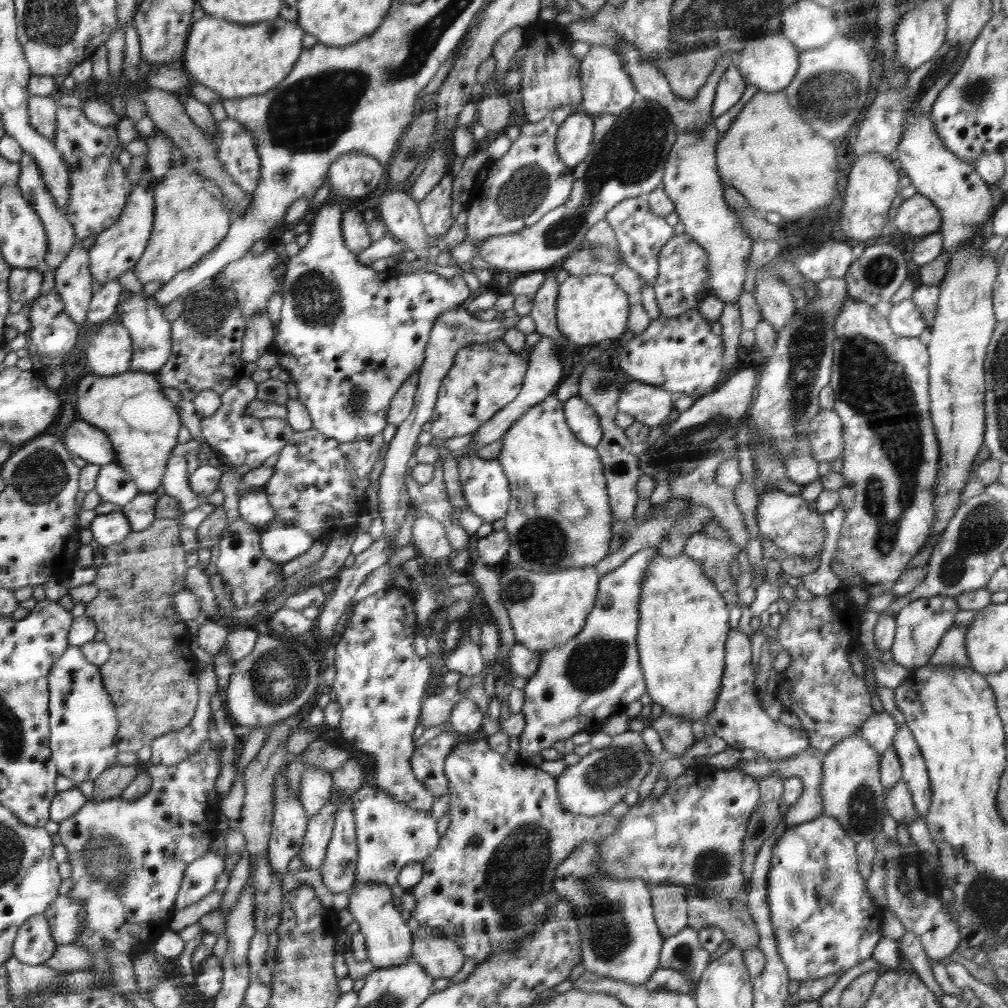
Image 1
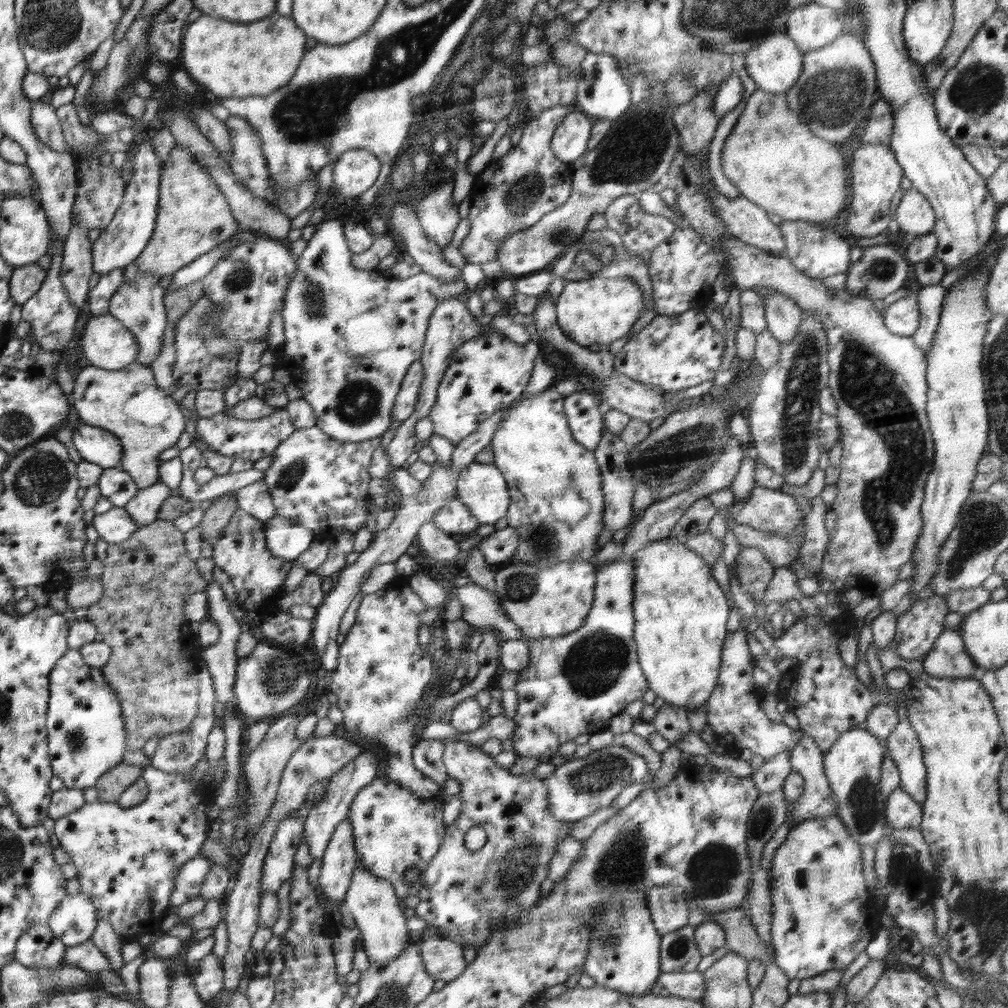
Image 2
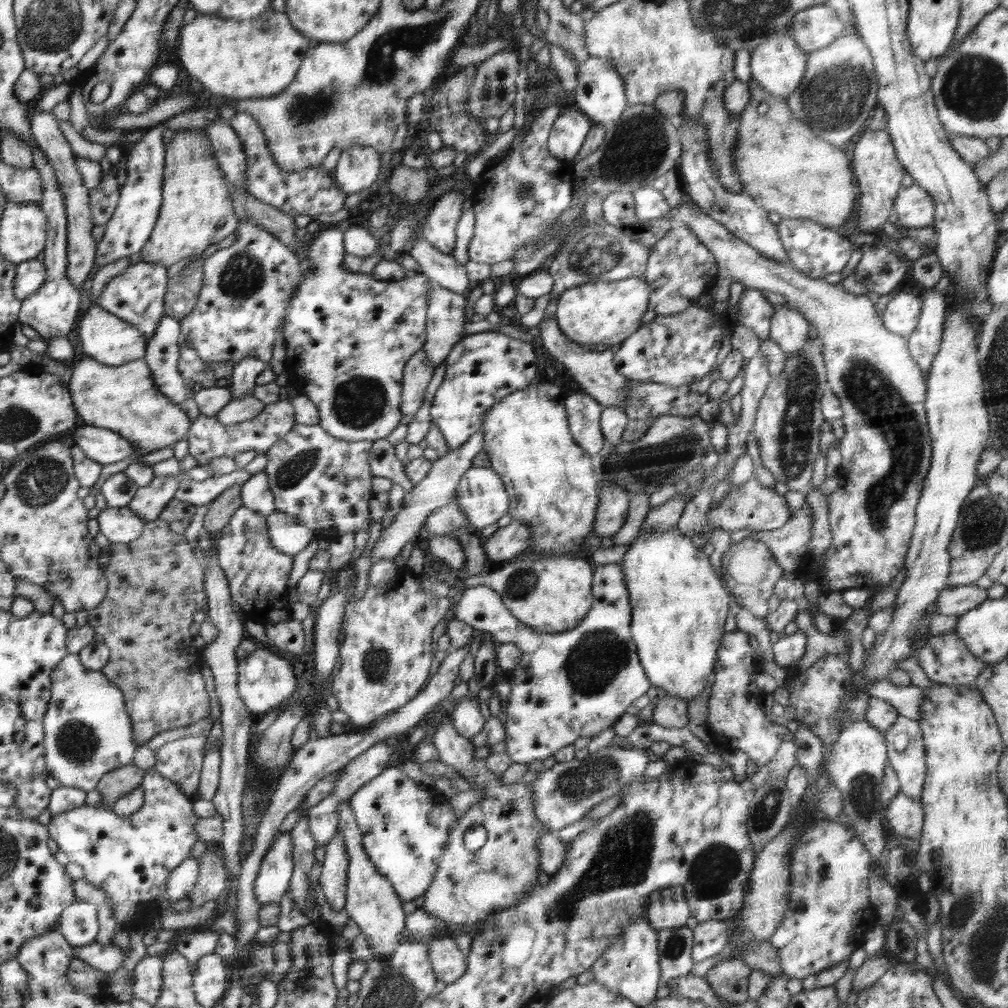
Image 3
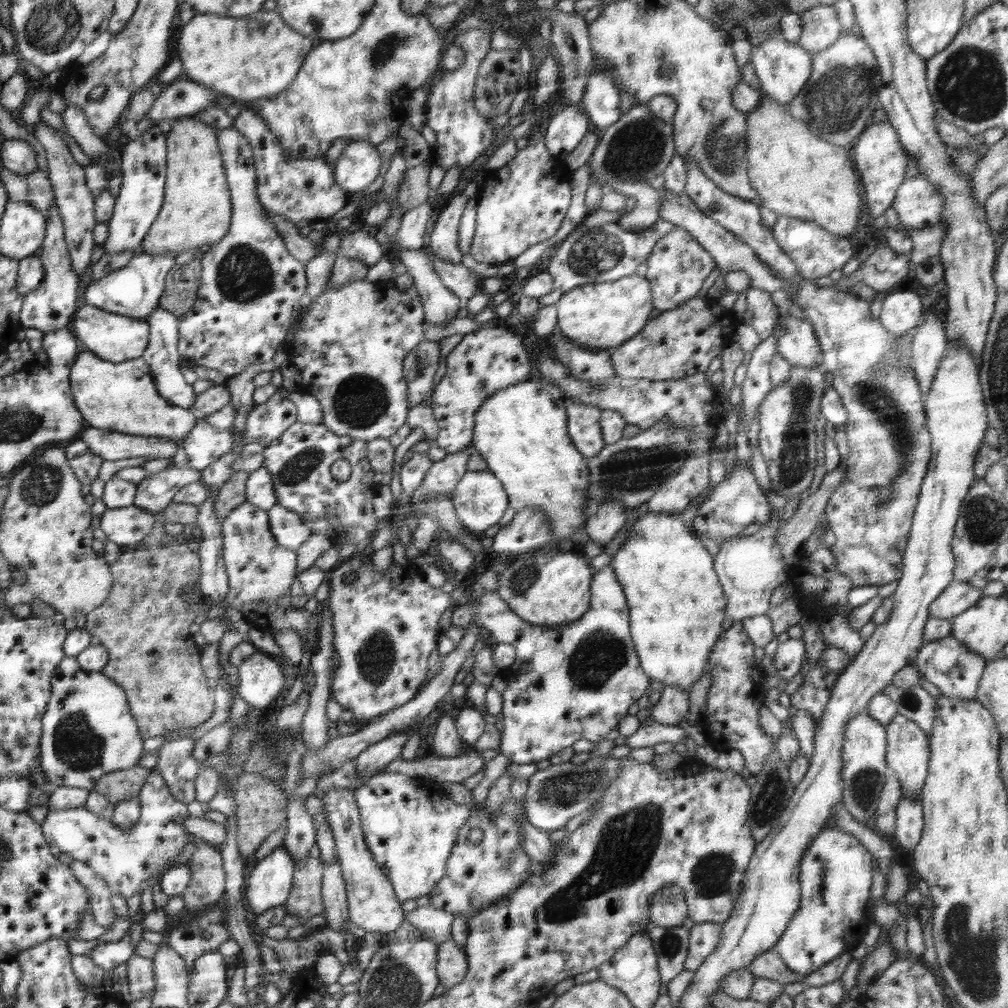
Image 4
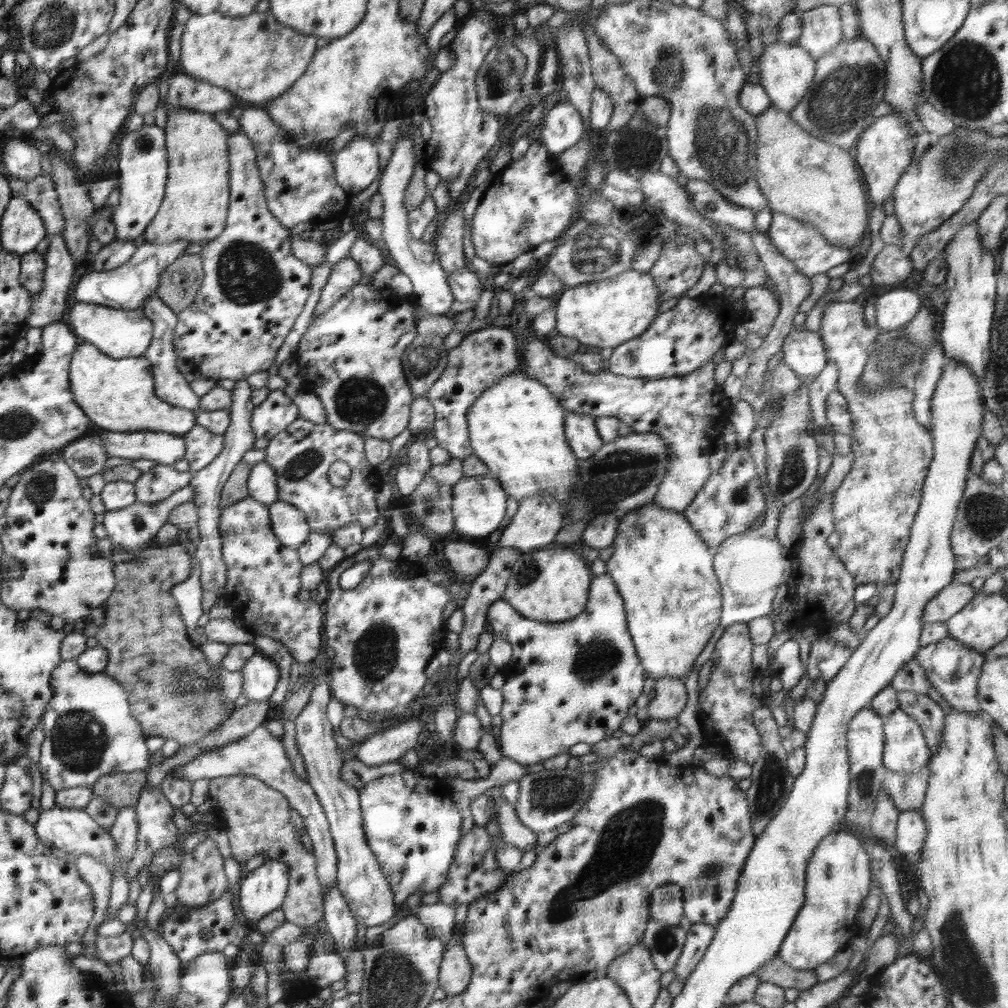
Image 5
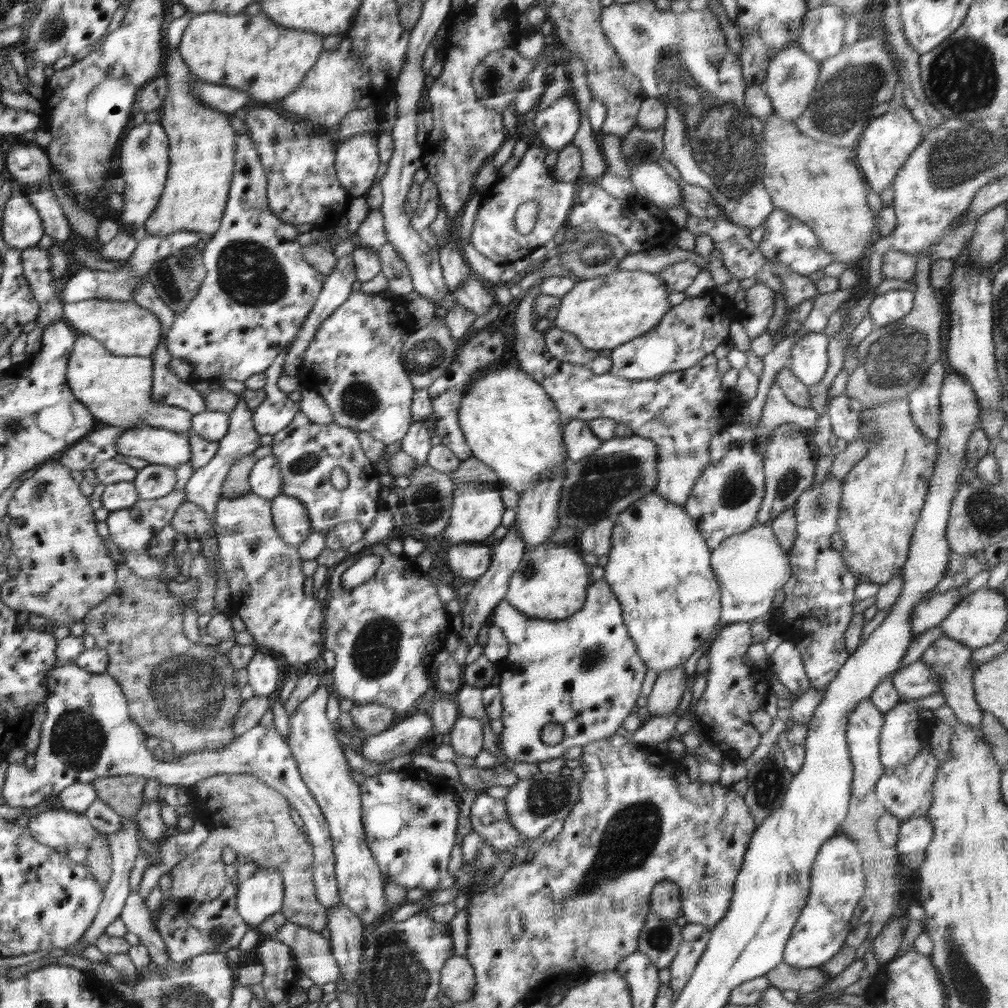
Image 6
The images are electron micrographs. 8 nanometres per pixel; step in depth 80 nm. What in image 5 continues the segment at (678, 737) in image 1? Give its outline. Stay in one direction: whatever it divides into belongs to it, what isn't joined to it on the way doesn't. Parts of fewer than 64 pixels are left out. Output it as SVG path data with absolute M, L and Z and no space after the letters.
M664 677L656 679L655 688L647 707L651 719L677 719L686 706L687 692L684 680Z

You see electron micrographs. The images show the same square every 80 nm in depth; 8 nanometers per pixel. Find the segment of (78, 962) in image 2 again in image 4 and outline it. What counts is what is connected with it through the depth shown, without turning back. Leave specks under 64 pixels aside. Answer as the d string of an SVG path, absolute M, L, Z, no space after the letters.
M130 928L117 942L103 941L90 950L88 956L105 971L114 969L119 964L125 963L135 949L130 942Z

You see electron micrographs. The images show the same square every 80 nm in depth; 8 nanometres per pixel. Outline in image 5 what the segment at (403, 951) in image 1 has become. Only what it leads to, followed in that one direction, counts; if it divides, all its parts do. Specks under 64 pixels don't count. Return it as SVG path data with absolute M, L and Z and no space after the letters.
M327 683L315 685L306 709L293 722L295 739L298 752L305 761L307 783L313 788L323 806L329 822L329 831L333 836L337 855L337 887L357 924L370 928L388 922L390 918L400 914L401 908L395 902L390 880L381 870L382 866L368 846L367 836L364 836L366 828L362 828L363 814L360 810L358 790L354 785L350 786L348 780L340 778L340 768L344 760L338 754L338 746L332 736L332 726L327 718L327 706L333 696L334 692Z

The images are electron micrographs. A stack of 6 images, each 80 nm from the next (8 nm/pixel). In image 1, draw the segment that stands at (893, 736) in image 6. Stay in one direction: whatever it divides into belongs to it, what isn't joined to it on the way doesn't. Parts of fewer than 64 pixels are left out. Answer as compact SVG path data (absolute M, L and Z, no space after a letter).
M906 724L896 731L892 745L900 759L901 780L911 790L911 797L920 818L925 818L931 801L931 782L918 743Z

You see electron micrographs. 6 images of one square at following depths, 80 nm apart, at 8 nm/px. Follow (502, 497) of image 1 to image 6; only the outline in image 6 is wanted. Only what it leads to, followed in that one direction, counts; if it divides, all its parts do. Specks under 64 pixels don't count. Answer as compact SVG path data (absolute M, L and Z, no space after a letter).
M476 481L456 484L449 523L442 531L442 536L450 544L480 544L501 525L505 509L498 483Z

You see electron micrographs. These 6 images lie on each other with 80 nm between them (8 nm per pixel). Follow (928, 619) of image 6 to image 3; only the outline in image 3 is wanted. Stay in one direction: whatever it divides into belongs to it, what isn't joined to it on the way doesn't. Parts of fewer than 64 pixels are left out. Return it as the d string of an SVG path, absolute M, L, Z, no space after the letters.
M975 585L946 588L935 601L934 611L936 615L960 616L974 610L984 600L988 600L987 592Z

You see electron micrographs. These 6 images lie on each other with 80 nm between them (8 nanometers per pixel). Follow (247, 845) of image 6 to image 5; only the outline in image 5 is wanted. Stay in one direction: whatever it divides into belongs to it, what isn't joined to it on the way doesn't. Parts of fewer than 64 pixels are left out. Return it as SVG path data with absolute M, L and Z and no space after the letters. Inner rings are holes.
M238 774L228 778L211 779L209 784L209 799L217 800L217 804L219 805L215 813L225 820L223 824L217 822L212 825L220 825L220 827L225 829L233 856L240 865L243 866L253 856L258 856L258 853L260 853L260 856L264 853L266 861L274 860L288 864L290 868L290 884L287 890L287 898L281 905L287 921L301 927L307 927L314 926L316 922L322 920L324 905L322 883L316 869L318 862L315 856L302 845L300 836L295 831L294 824L291 822L292 808L287 801L286 795L282 791L276 790L275 787L268 786L267 783L262 782L259 778ZM206 839L191 854L184 855L178 866L181 884L175 890L179 904L202 906L223 896L228 888L228 878L220 872L225 860L220 854L216 850L216 842Z

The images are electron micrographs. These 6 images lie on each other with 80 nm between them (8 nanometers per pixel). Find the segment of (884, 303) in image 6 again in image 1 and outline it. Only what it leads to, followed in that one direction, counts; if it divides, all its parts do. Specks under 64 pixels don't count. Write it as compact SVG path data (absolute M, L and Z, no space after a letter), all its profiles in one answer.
M912 298L893 304L887 321L899 337L919 337L927 329L927 321Z

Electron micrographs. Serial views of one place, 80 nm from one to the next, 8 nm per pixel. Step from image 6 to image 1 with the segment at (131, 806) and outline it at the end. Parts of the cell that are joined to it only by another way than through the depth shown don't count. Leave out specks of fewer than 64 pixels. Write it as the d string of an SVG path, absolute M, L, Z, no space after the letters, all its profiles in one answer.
M114 764L93 780L93 800L107 801L119 798L123 790L135 780L140 768L134 765L121 766Z

